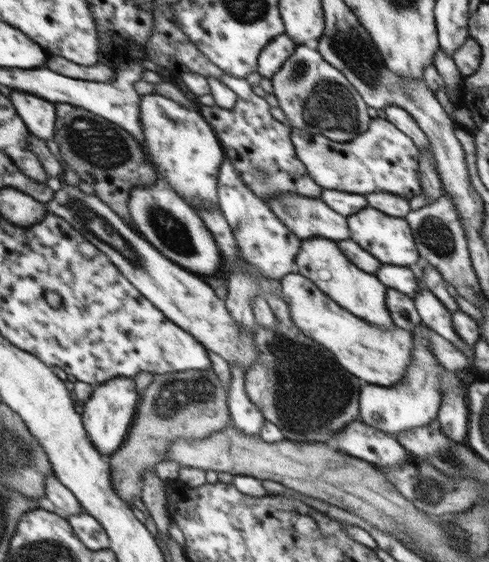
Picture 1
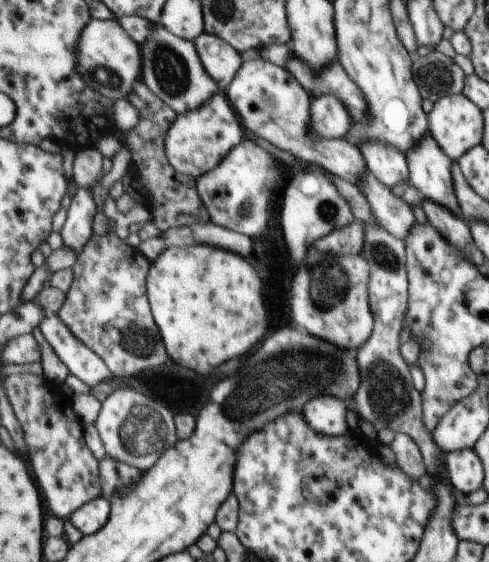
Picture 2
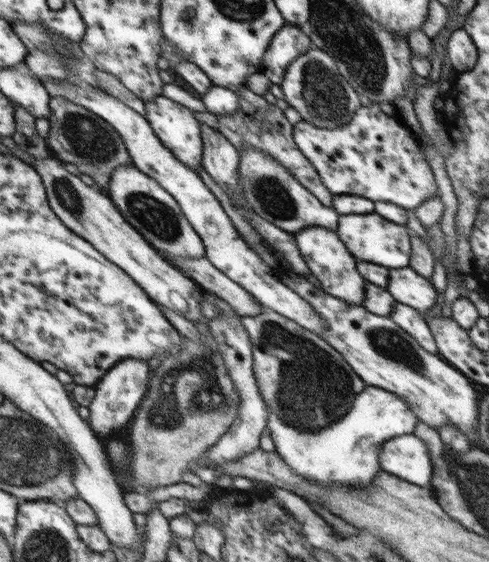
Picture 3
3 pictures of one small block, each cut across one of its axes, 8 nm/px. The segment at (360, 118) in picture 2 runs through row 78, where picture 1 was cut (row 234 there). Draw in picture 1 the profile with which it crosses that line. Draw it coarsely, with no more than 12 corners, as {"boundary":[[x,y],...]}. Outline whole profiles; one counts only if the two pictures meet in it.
{"boundary":[[278,192],[268,208],[301,240],[350,238],[322,200]]}

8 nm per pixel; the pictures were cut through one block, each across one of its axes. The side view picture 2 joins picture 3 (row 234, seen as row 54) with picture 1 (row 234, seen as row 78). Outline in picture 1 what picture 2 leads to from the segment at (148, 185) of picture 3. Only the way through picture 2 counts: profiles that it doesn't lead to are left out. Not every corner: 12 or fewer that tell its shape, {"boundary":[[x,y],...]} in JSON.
{"boundary":[[135,186],[140,235],[199,276],[222,269],[214,235],[170,187]]}

